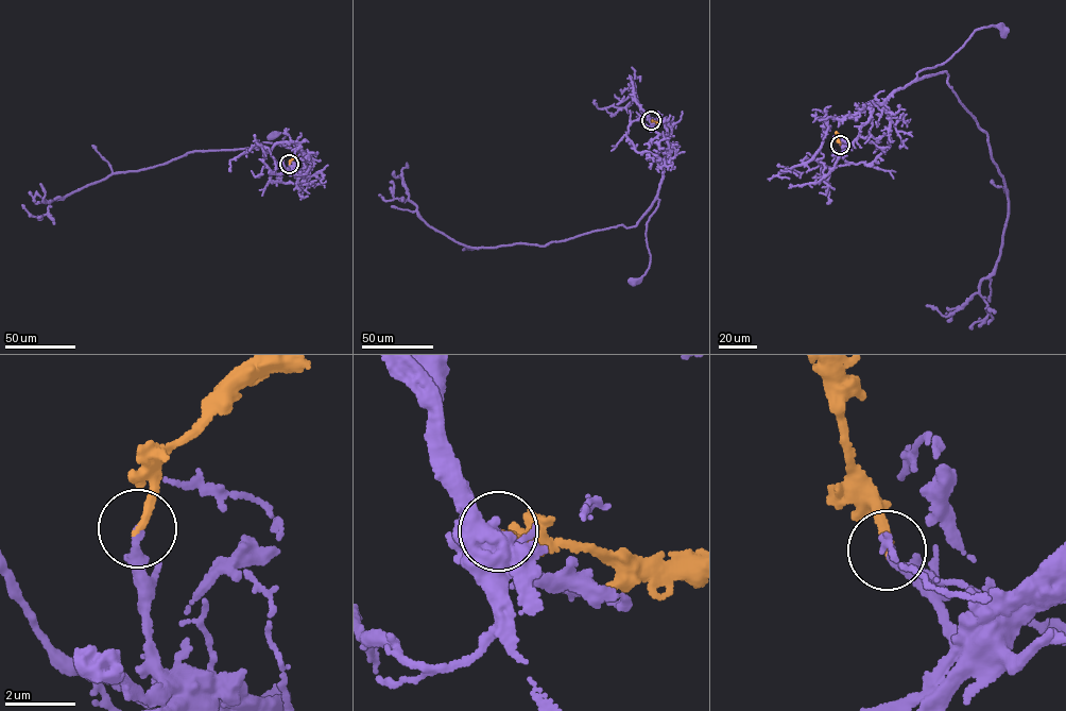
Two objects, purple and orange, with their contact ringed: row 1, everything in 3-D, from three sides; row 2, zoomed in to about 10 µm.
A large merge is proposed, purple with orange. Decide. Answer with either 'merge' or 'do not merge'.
merge

